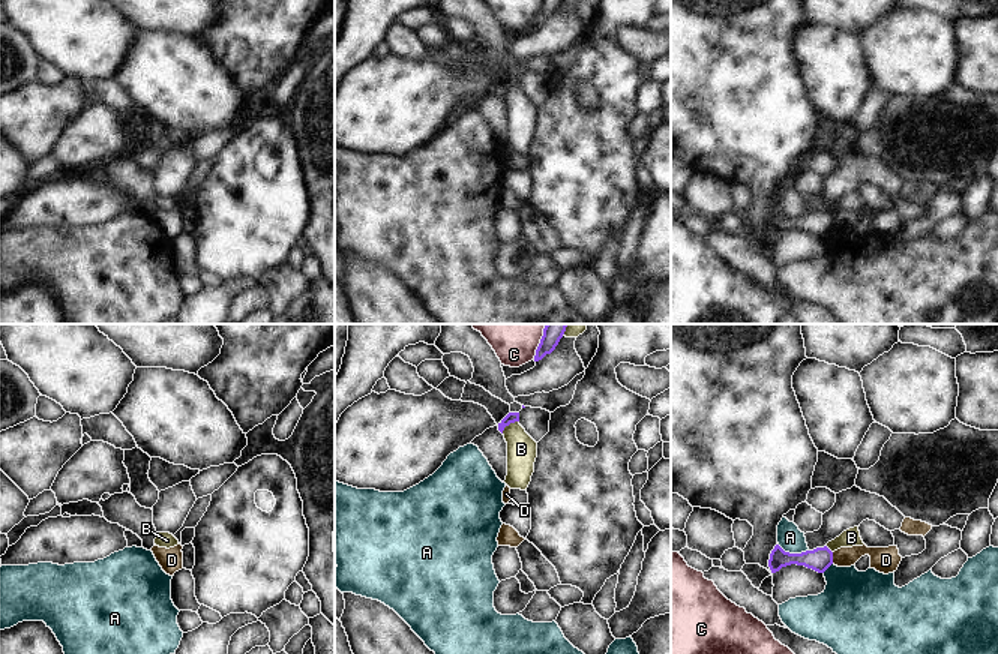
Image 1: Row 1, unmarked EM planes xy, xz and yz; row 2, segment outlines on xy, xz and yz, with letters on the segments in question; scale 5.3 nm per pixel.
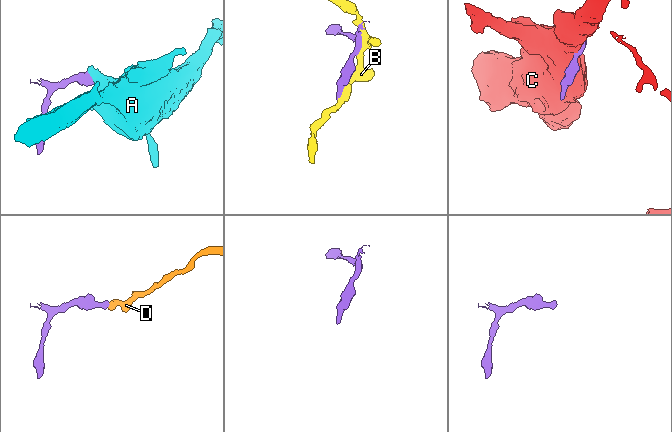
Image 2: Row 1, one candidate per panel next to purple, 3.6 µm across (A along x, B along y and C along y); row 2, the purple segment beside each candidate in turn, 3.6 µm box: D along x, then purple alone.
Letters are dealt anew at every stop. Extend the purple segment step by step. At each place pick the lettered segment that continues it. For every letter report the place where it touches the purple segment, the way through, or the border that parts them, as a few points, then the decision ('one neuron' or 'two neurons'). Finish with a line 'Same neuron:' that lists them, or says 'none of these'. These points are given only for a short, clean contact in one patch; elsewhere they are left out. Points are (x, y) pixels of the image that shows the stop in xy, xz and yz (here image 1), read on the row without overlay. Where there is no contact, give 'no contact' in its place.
A: contact yz (793, 218); border yz (778, 209), (790, 216), (808, 215); two neurons
B: contact xz (509, 87); two neurons
C: contact xz (538, 12); two neurons
D: contact yz (832, 222); border yz (832, 216), (833, 227); two neurons
Same neuron: none of these

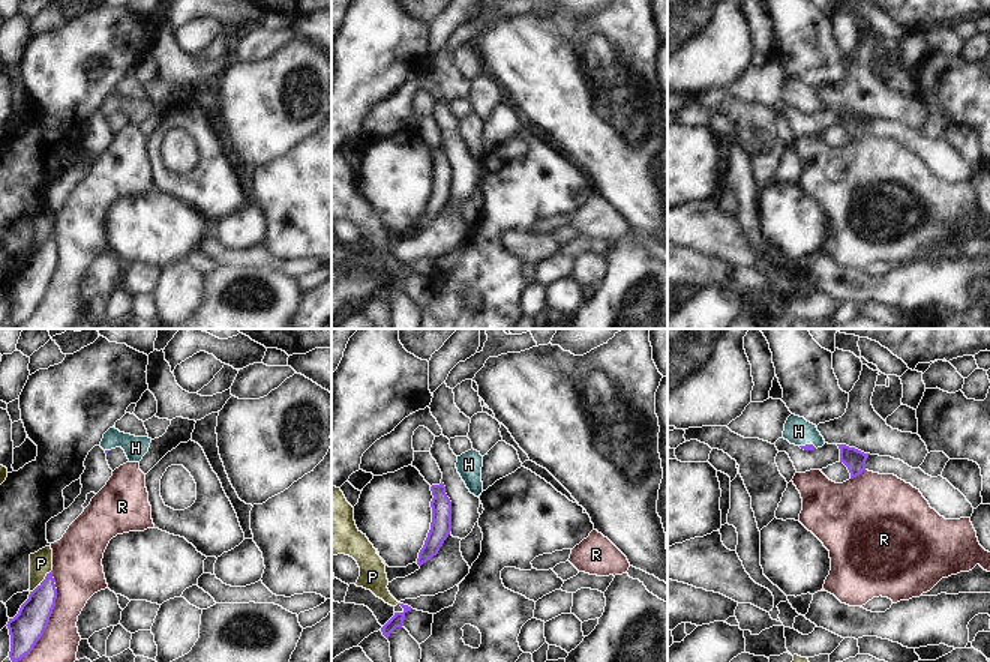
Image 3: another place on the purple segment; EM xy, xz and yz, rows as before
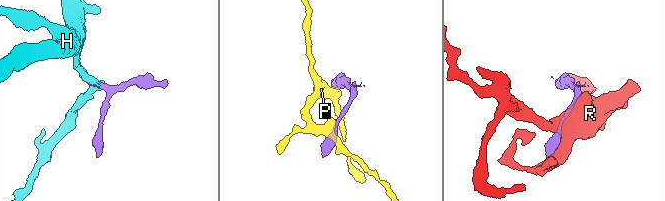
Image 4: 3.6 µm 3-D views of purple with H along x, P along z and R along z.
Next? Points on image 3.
H: contact yz (809, 108); way yz (807, 110), (809, 108), (798, 95); one neuron
P: contact xy (42, 245); border xy (51, 233), (30, 255); two neurons
R: contact xy (48, 284); two neurons
Same neuron: H

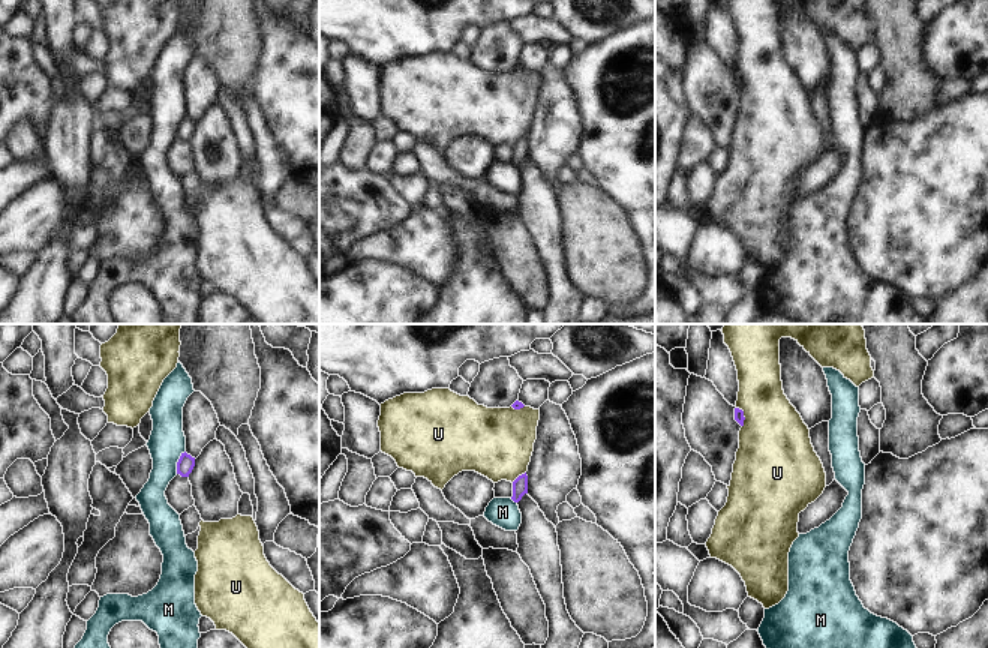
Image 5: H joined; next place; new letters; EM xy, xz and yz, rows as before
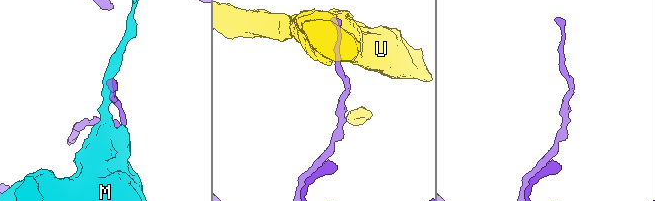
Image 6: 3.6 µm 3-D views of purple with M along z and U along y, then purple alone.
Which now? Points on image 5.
M: contact xy (177, 126); border xy (185, 114), (177, 126), (176, 137); two neurons
U: contact yz (742, 80); two neurons
Same neuron: none of these

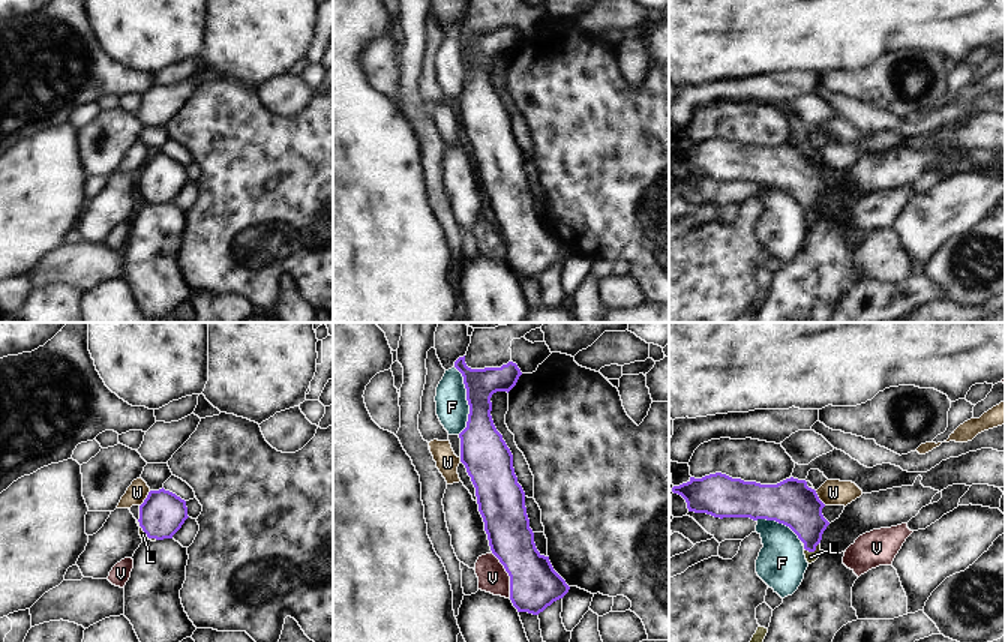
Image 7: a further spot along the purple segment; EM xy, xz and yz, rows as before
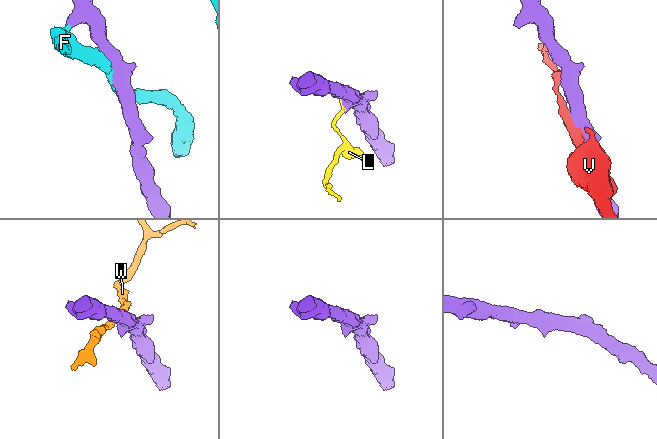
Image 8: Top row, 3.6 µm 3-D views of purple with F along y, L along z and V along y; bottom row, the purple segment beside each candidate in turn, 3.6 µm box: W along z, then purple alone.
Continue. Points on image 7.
F: contact xz (467, 63); two neurons
L: contact yz (813, 215); way yz (798, 171), (809, 188), (813, 215), (810, 221); one neuron
V: contact xz (509, 239); two neurons
W: contact xy (146, 162); border xy (150, 155), (140, 170); two neurons
Same neuron: L

